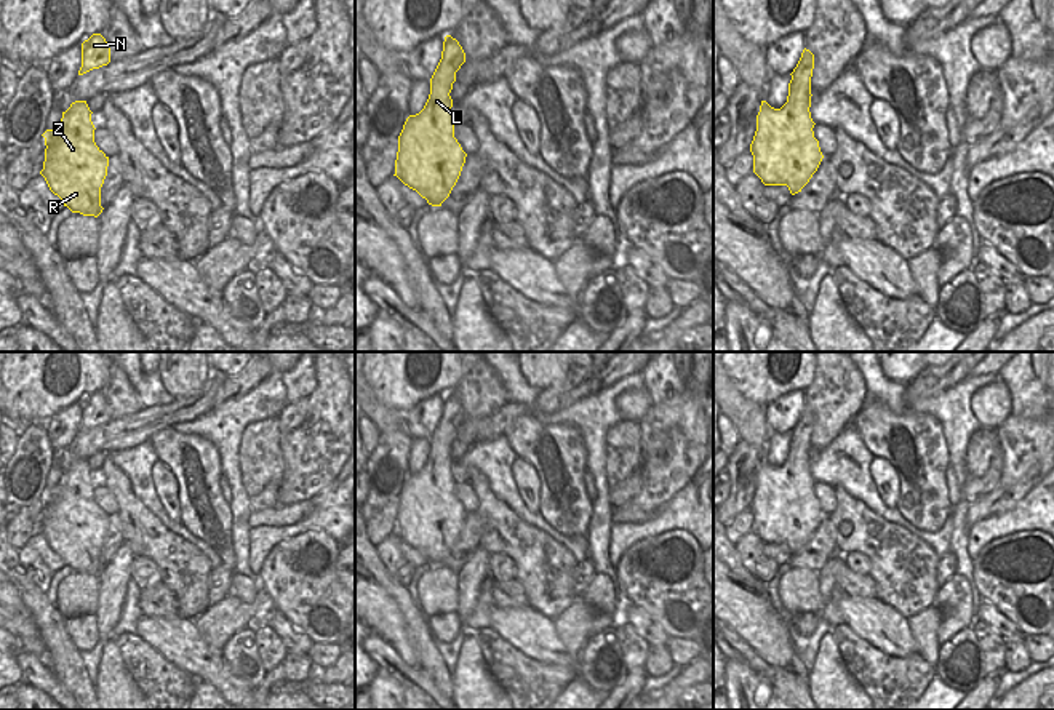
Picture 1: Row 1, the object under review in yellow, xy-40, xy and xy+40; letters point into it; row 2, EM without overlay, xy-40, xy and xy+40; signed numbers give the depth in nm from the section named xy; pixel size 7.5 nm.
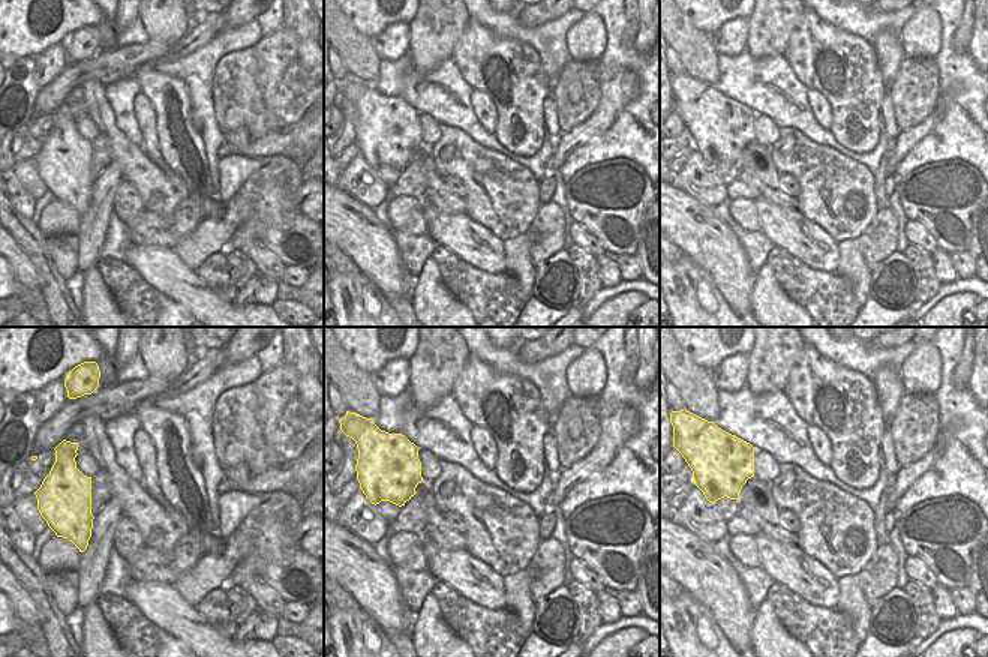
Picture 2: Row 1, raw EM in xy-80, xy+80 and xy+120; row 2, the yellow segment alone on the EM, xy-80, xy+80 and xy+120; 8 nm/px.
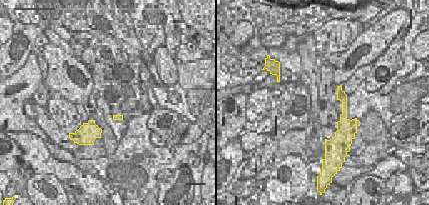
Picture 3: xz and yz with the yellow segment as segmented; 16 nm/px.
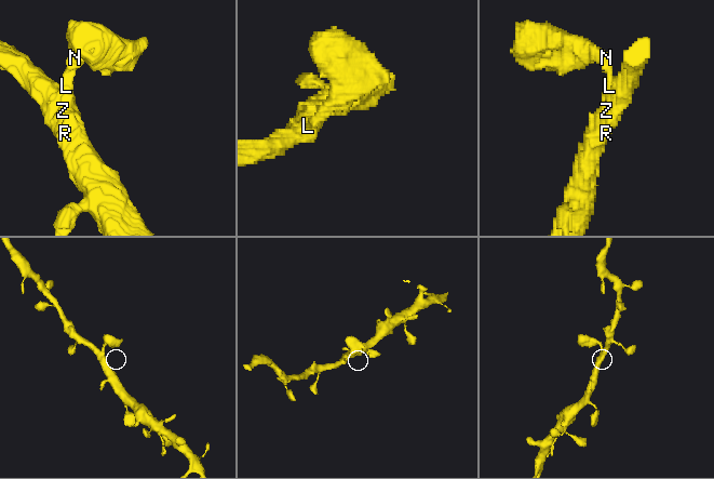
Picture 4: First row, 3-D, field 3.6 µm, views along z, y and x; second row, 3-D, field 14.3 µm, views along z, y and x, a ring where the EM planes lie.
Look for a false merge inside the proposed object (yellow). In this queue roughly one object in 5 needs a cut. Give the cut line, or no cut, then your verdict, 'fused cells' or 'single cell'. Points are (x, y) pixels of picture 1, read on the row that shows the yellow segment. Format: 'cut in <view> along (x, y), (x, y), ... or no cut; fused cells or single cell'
no cut; single cell

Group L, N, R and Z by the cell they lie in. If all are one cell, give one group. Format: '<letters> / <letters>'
L N R Z

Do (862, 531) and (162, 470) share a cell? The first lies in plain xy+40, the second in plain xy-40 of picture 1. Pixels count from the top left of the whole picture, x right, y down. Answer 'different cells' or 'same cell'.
different cells

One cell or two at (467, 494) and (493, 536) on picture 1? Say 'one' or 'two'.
two

